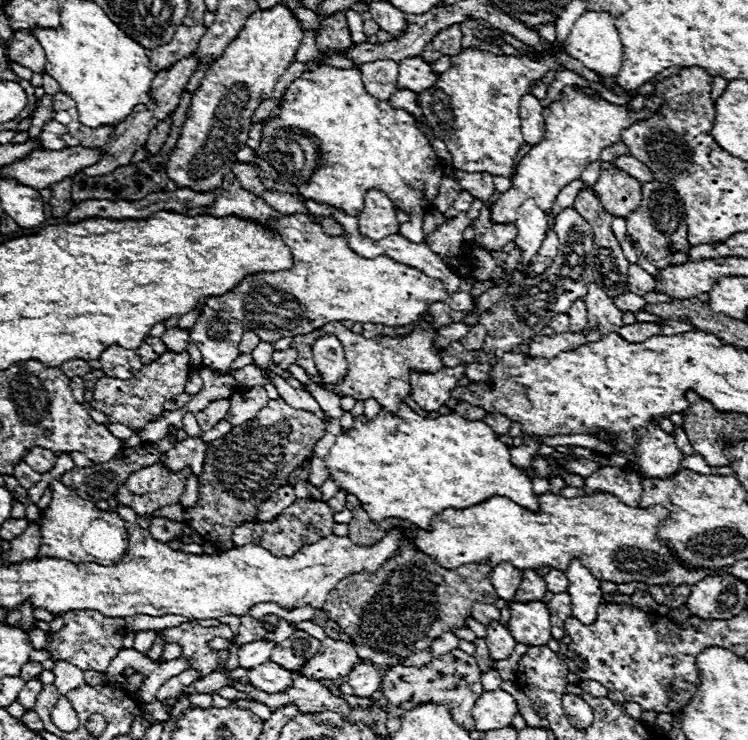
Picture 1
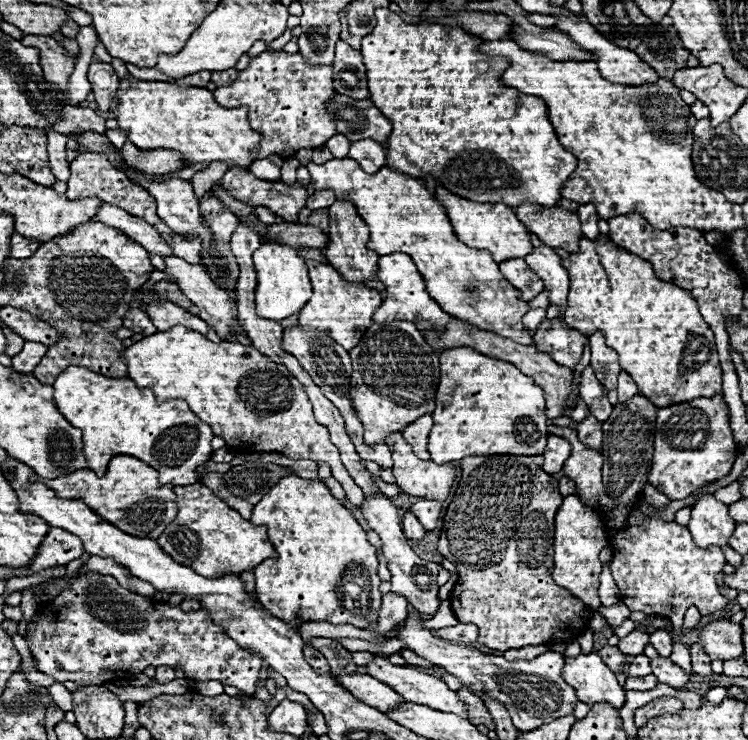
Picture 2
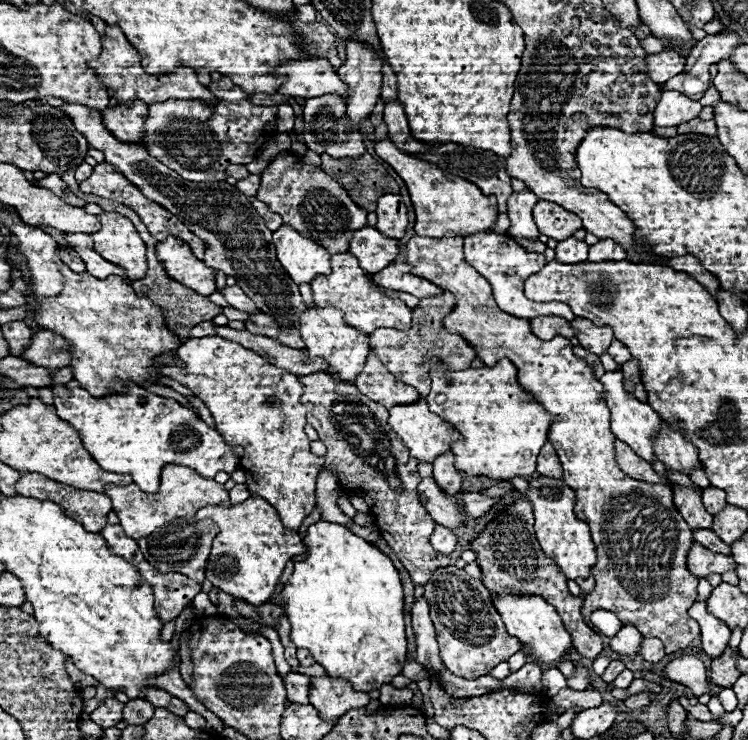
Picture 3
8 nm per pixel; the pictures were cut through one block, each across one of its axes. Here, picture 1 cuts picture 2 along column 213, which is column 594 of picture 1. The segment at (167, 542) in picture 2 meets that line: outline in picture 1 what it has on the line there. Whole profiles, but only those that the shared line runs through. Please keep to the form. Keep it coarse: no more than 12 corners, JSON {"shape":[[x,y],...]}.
{"shape":[[544,492],[448,508],[416,550],[600,582],[690,584],[658,540],[670,512]]}

